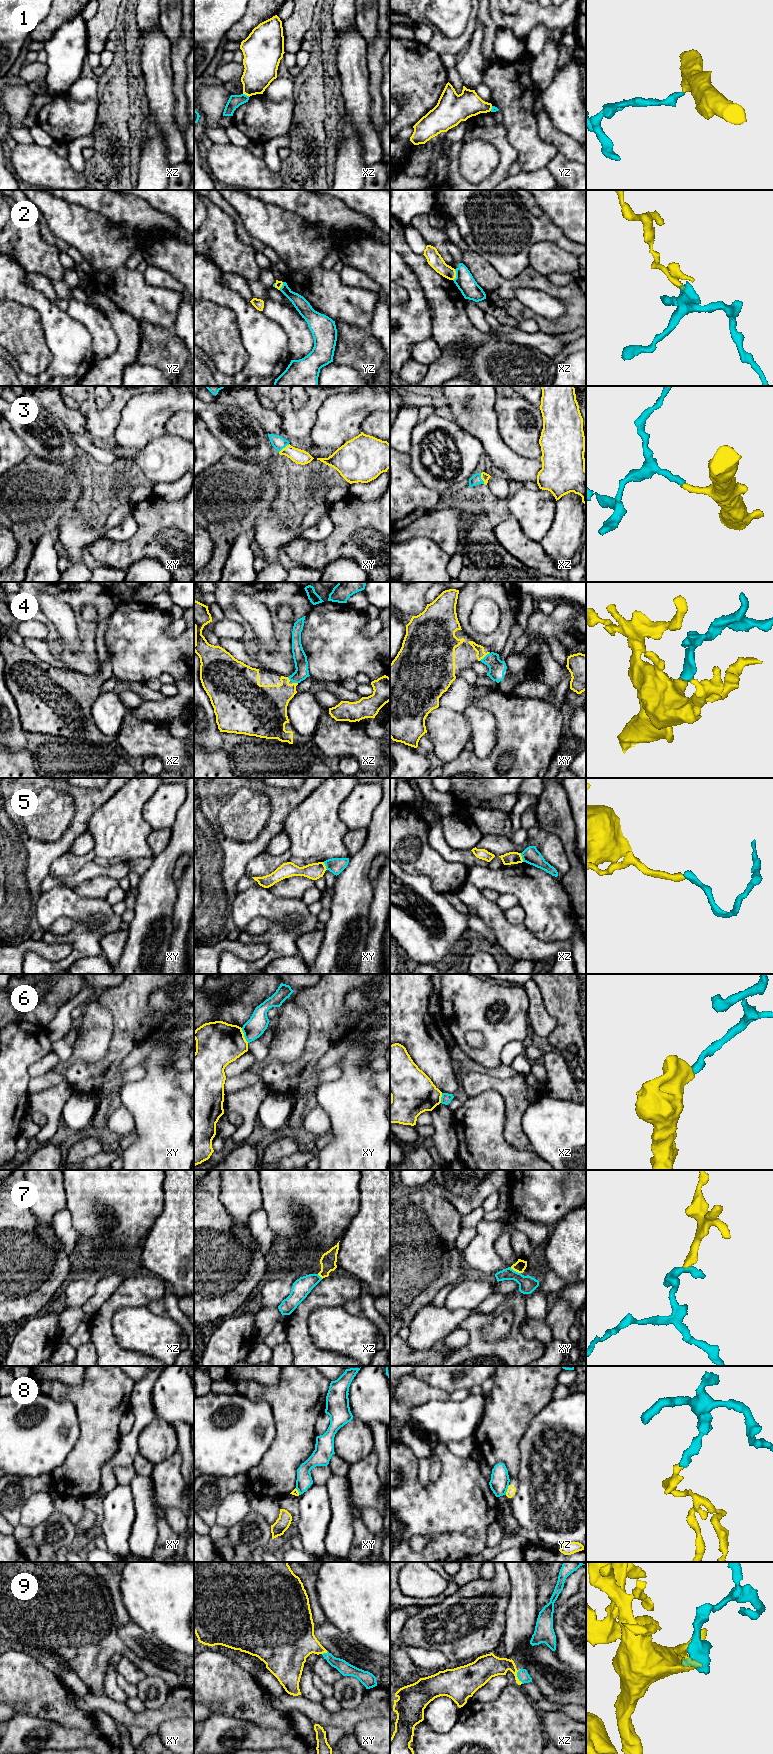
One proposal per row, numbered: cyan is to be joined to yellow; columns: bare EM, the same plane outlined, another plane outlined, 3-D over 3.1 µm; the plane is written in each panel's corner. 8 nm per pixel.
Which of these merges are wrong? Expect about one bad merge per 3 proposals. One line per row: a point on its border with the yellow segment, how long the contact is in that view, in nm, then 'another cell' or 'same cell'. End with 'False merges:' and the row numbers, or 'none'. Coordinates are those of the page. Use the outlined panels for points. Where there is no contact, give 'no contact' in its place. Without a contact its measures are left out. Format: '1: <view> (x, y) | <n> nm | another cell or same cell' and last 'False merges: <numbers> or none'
1: xz (246, 94) | 60 nm | another cell
2: xz (455, 275) | 100 nm | another cell
3: xz (481, 478) | 90 nm | same cell
4: xy (484, 656) | 110 nm | same cell
5: xz (521, 857) | 80 nm | another cell
6: xy (243, 1035) | 130 nm | another cell
7: xy (515, 1270) | 100 nm | another cell
8: yz (507, 1490) | 90 nm | another cell
9: xz (516, 1676) | 120 nm | same cell
False merges: 1, 2, 5, 6, 7, 8

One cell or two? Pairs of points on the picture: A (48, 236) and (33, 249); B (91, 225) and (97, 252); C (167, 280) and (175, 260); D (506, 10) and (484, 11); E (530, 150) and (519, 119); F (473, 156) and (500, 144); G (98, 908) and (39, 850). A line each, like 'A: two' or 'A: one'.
A: two
B: one
C: two
D: two
E: one
F: two
G: two

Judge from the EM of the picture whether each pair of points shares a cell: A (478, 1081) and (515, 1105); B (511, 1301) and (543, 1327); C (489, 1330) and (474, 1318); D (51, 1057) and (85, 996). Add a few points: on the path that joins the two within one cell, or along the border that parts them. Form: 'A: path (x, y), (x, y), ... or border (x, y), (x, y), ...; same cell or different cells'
A: path (488, 1082), (498, 1084), (509, 1095); same cell
B: border (526, 1318), (521, 1333), (537, 1340); different cells
C: border (503, 1311), (483, 1327), (483, 1337), (486, 1340); different cells
D: border (52, 1050), (60, 1060); different cells

